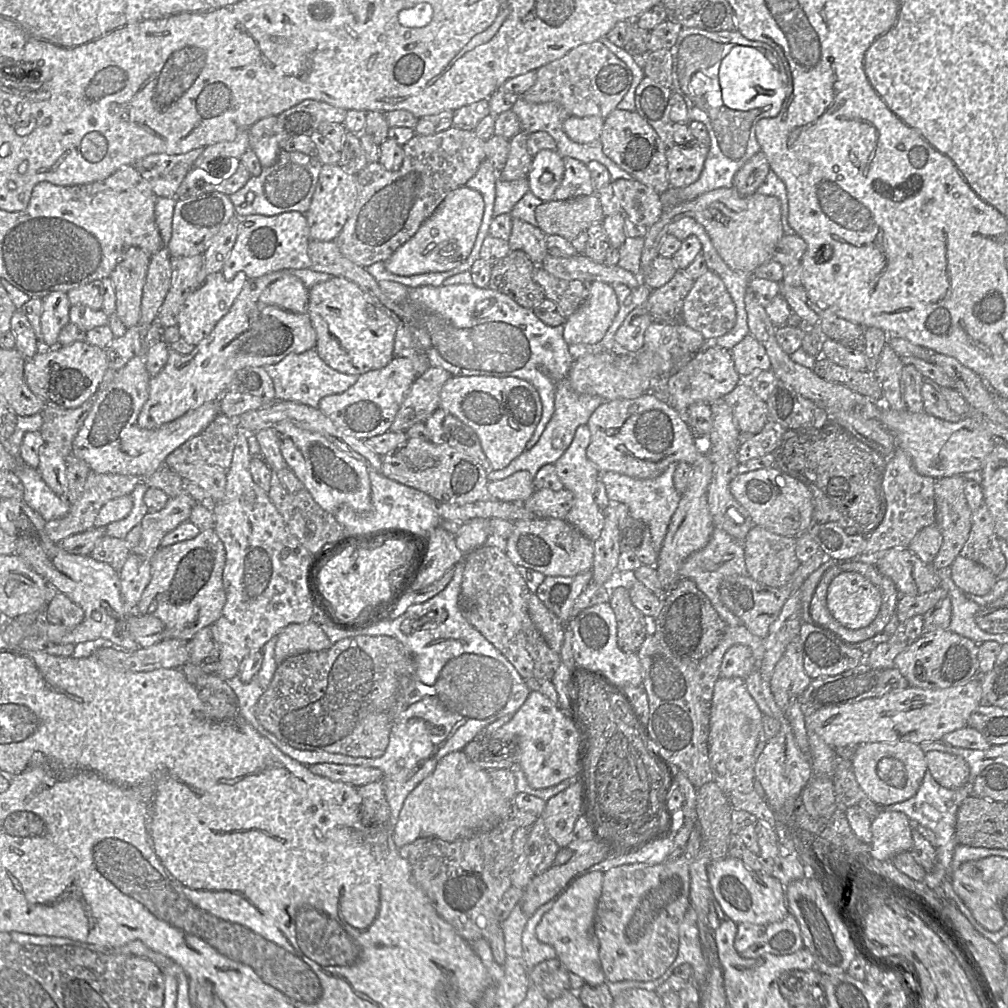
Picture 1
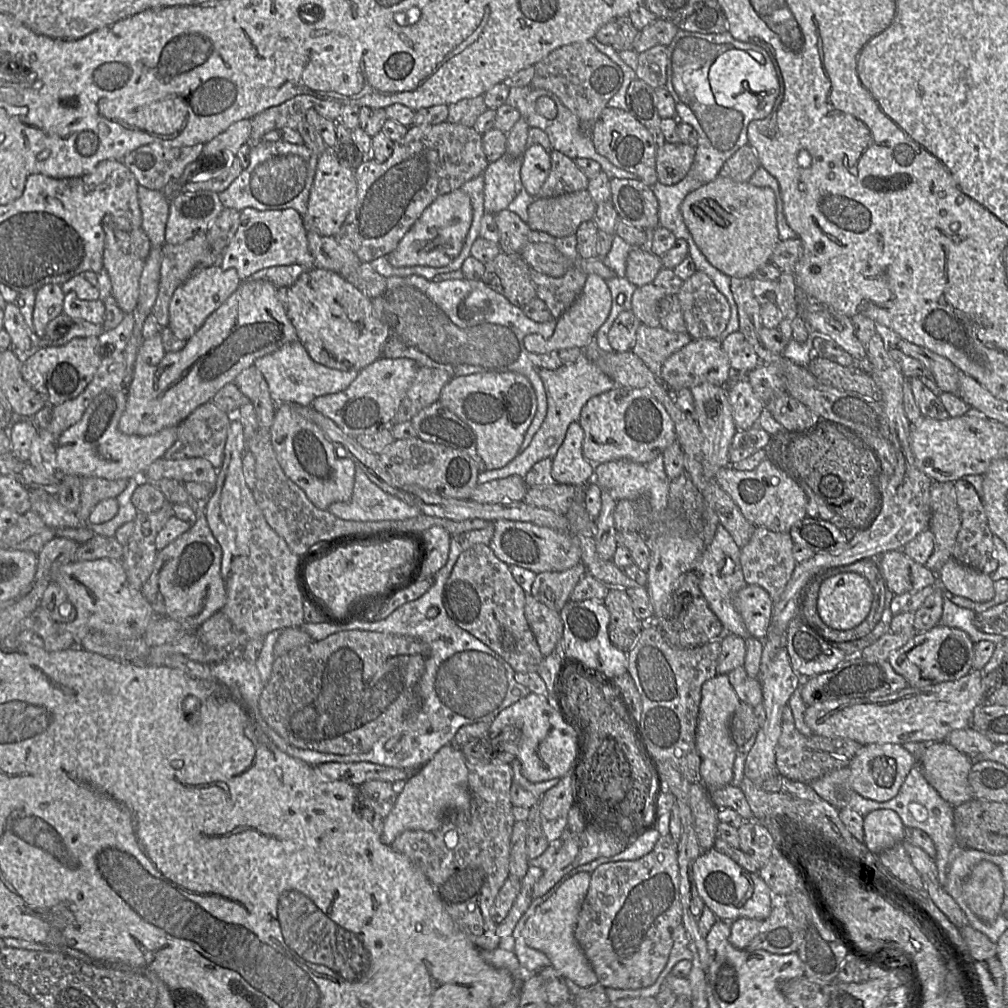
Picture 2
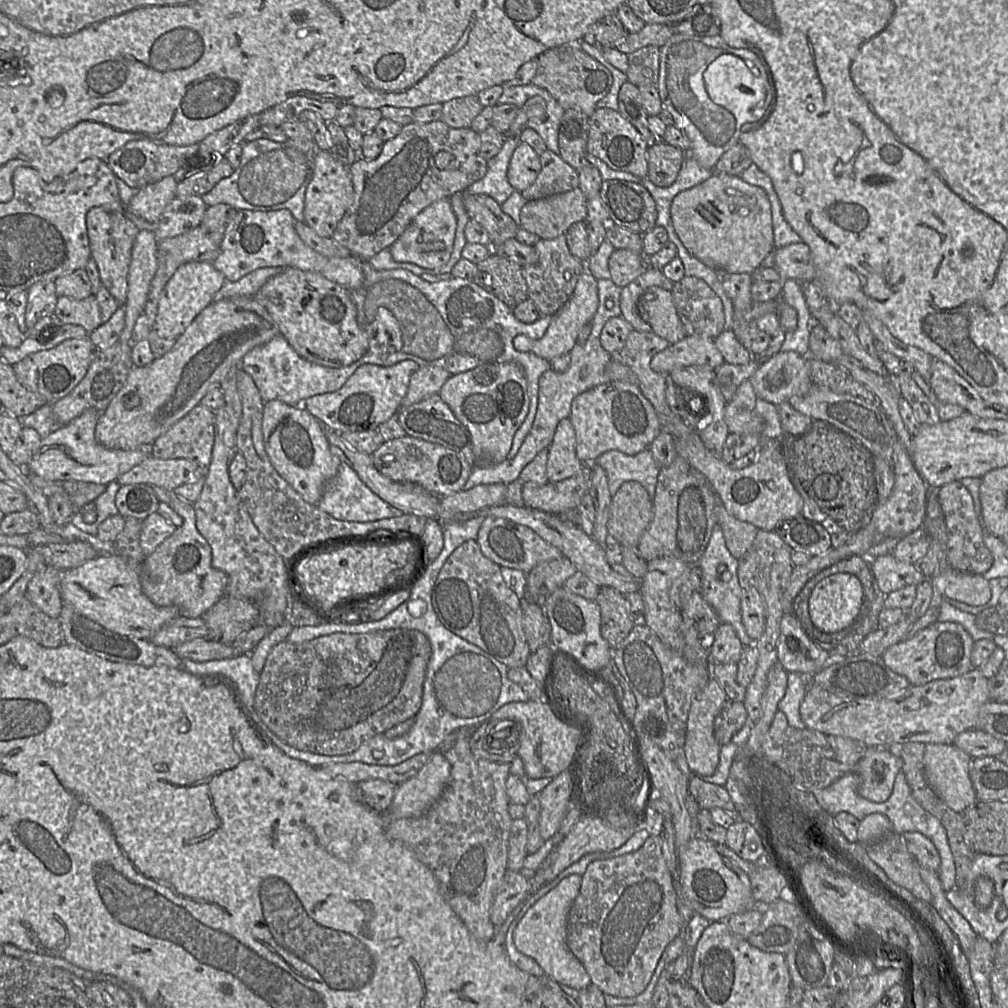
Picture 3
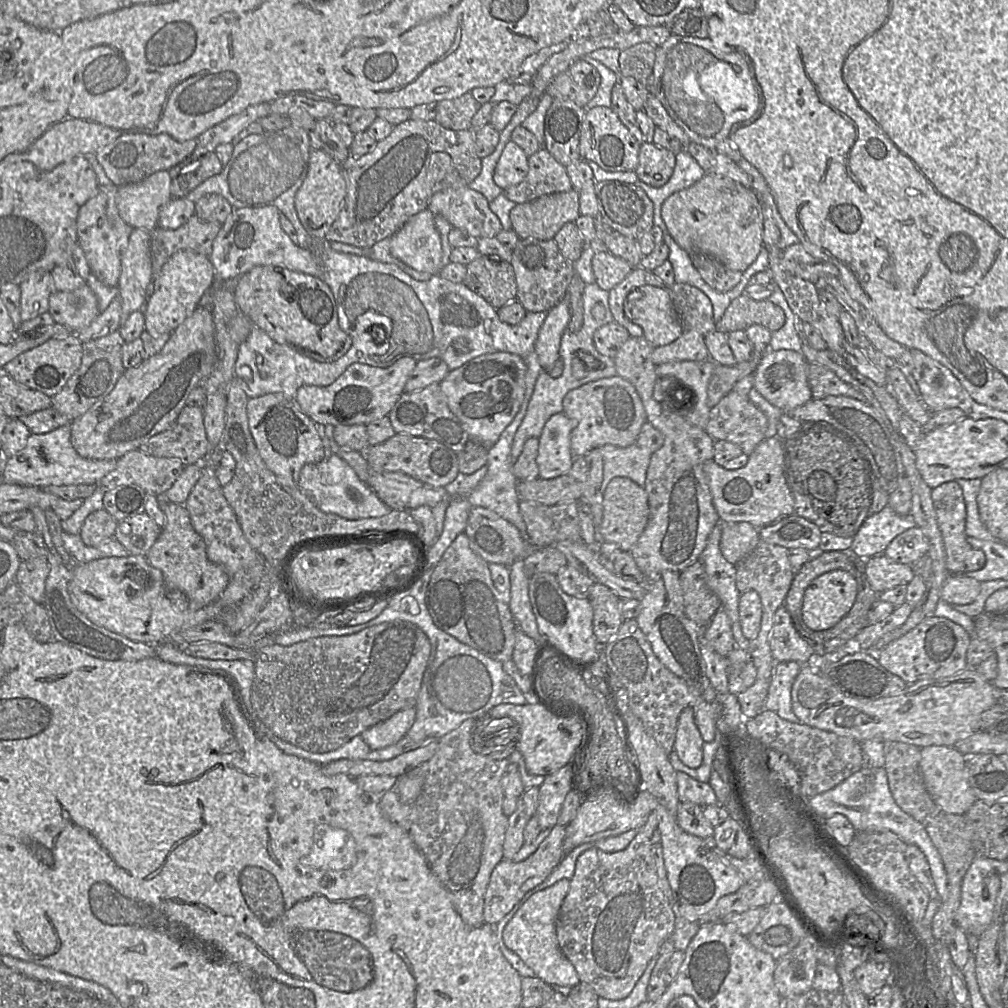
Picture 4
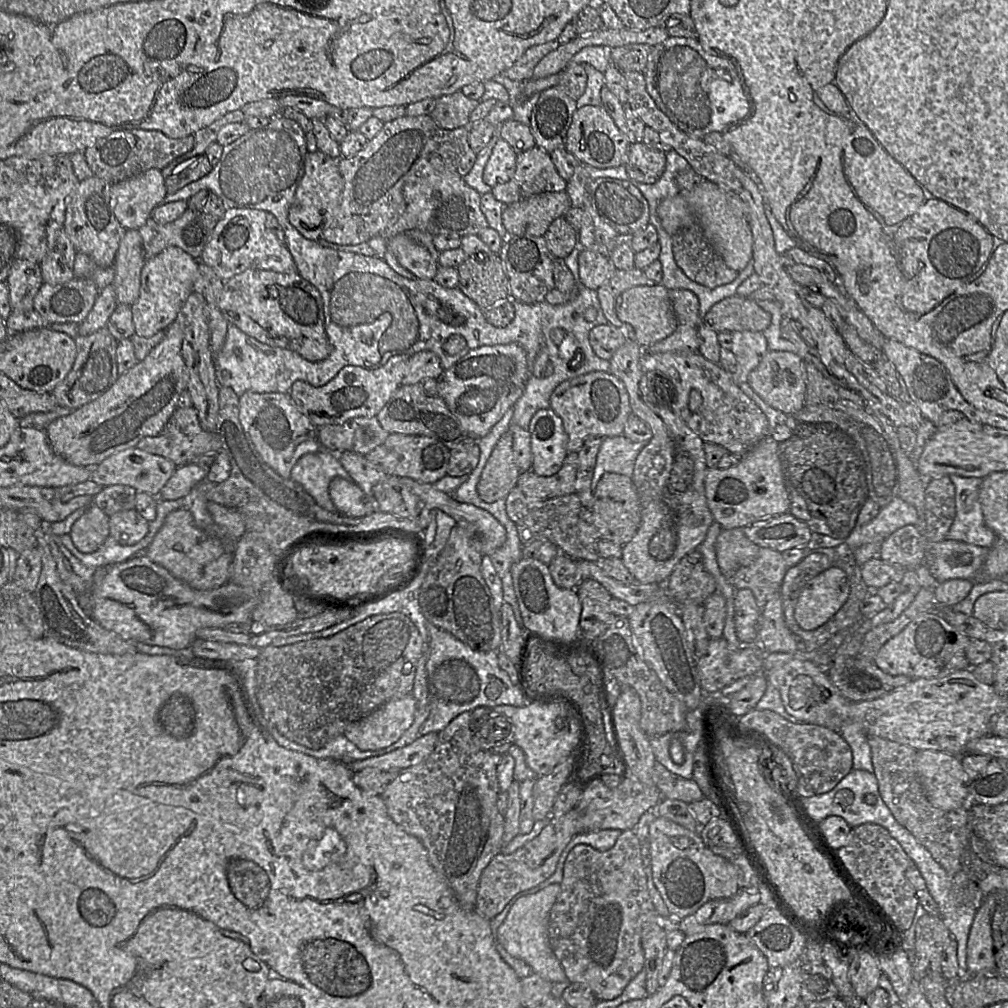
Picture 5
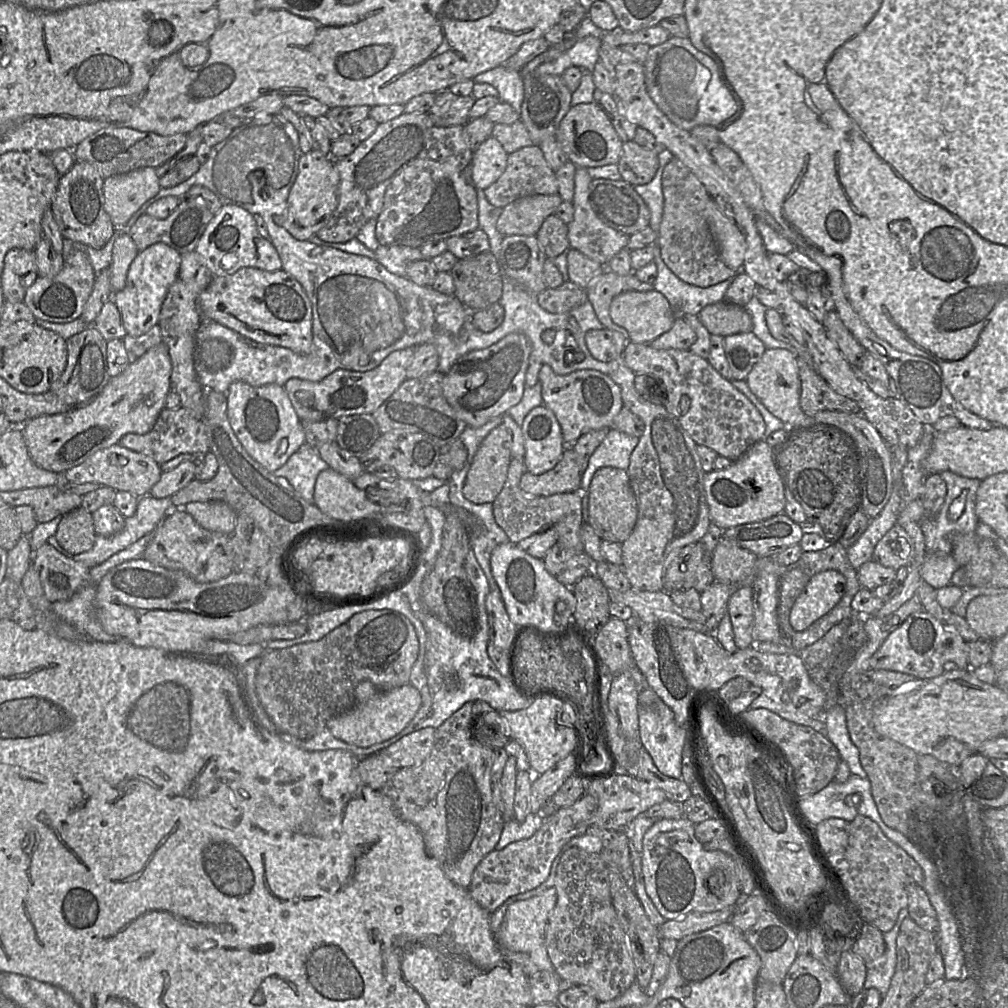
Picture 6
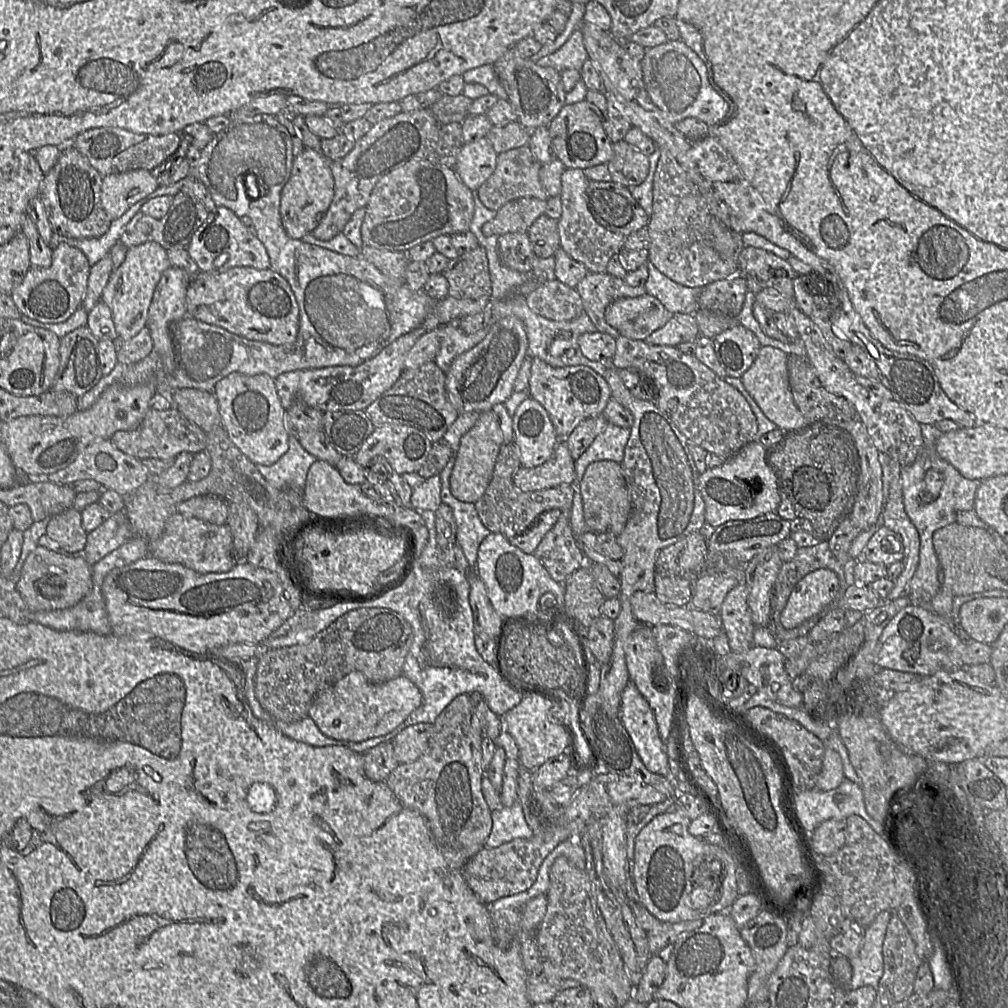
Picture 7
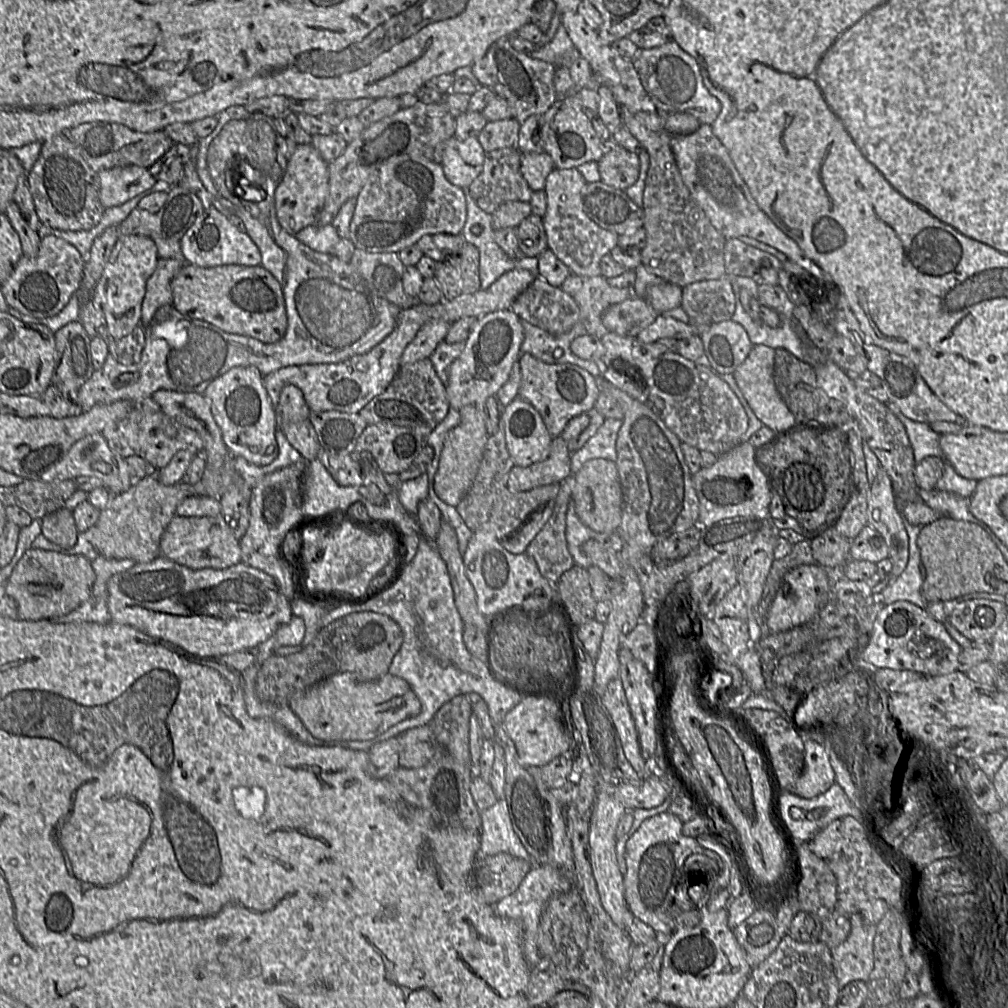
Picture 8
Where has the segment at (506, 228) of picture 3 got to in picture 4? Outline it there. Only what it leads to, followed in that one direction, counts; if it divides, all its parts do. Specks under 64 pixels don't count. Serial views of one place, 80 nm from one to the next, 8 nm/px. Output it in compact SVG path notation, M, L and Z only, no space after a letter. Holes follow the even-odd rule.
M468 186L436 192L429 200L427 209L434 216L445 218L453 228L463 229L476 238L495 238L504 230L499 218L490 209L487 198Z

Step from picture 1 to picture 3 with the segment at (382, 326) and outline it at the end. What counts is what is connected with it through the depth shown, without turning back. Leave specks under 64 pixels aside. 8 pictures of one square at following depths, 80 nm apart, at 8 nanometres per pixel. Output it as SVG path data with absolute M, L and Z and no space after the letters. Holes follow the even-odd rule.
M285 267L270 278L255 294L266 307L279 335L305 360L342 368L367 352L369 336L357 321L357 310L350 290L317 272Z

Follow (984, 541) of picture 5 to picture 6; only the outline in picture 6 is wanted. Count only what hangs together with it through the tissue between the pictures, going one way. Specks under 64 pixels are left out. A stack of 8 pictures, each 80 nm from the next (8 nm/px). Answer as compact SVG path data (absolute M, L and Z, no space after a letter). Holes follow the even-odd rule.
M951 471L940 473L947 486L945 501L939 512L932 518L925 518L920 529L925 538L926 553L951 553L952 544L948 538L951 534L975 533L979 519L976 515L976 495L982 480L967 478Z

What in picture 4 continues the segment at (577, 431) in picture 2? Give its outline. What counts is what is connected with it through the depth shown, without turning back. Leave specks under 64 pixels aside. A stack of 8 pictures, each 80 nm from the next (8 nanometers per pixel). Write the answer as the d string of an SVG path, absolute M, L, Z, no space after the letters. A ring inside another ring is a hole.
M563 413L554 414L545 423L537 438L539 478L557 478L571 469L574 459L570 450L570 436L571 423Z

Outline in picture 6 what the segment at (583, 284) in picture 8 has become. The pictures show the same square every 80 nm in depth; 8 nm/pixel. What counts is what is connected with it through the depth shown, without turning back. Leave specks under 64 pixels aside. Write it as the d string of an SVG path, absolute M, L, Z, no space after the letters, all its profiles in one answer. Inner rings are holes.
M606 269L588 285L585 292L587 301L591 303L594 313L603 328L618 332L628 339L627 331L616 325L610 317L609 309L611 302L614 298L626 292L648 292L651 290L654 290L652 284L644 283L638 280L634 271L627 275L618 275Z

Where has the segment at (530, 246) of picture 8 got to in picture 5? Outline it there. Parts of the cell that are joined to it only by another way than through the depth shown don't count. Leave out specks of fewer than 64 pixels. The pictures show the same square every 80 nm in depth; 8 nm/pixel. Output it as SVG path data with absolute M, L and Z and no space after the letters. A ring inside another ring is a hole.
M563 217L550 224L543 238L554 259L564 259L579 246L578 231Z

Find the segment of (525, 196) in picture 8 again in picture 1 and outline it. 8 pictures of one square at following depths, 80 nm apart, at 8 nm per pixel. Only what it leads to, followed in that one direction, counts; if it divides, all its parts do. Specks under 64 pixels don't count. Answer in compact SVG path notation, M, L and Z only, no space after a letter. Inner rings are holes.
M563 157L564 174L553 200L565 200L595 194L595 187L587 165L575 158Z

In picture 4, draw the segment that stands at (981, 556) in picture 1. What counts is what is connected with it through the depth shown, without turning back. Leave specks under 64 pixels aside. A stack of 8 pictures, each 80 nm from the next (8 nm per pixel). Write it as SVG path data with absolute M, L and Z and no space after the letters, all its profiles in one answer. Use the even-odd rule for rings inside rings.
M956 481L945 482L931 490L931 498L936 512L937 523L942 535L946 553L945 564L950 574L963 574L980 570L986 562L985 553L973 548L965 533L966 505L963 492Z

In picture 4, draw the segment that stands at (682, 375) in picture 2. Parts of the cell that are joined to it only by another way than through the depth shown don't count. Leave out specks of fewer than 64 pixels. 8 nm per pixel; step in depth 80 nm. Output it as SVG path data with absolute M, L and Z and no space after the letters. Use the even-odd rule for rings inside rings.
M684 330L675 341L655 347L651 353L651 362L655 366L673 361L705 361L709 359L704 336L692 330Z

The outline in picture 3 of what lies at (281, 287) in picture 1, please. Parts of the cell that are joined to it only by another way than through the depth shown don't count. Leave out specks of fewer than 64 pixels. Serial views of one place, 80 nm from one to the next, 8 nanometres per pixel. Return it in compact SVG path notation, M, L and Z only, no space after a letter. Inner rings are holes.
M255 295L237 296L213 302L176 338L170 351L146 366L133 365L125 384L97 421L96 440L109 449L131 450L142 445L151 445L194 407L200 405L209 389L217 386L231 368L239 366L246 353L278 335L278 328L271 315Z

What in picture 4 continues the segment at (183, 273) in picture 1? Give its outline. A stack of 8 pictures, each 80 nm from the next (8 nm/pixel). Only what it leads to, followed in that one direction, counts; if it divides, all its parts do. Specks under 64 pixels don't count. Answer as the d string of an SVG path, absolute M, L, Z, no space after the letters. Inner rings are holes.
M192 216L177 229L164 229L157 226L150 232L150 256L153 278L171 255L179 250L191 250L209 258L212 245L221 225L218 222L204 221Z

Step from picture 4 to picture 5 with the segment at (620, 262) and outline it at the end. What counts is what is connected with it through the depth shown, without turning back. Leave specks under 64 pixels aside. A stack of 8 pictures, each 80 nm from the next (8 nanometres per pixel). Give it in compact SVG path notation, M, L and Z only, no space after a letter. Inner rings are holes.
M584 249L578 255L579 284L581 287L596 291L616 271L610 257Z

